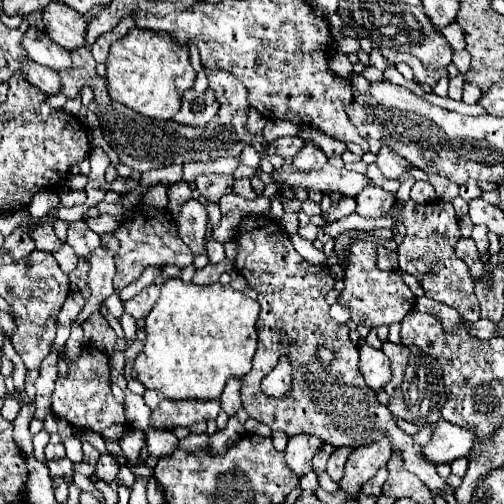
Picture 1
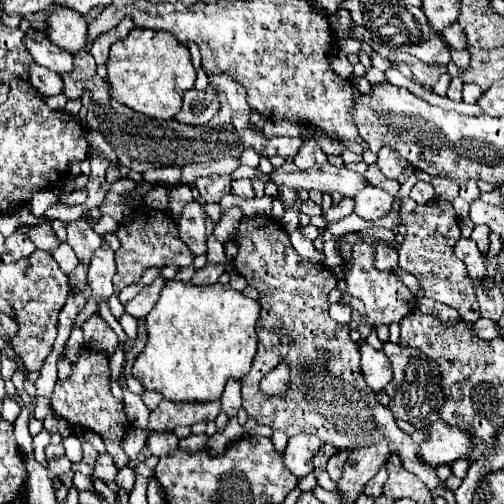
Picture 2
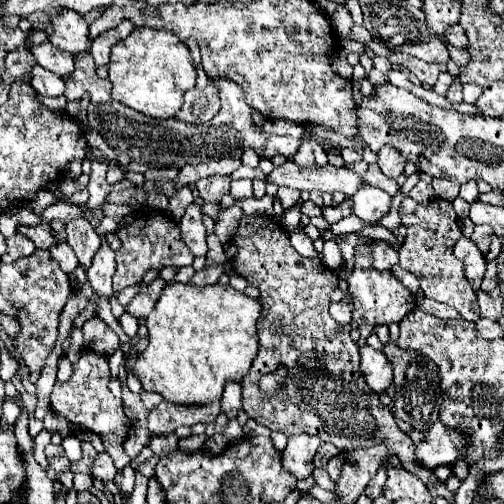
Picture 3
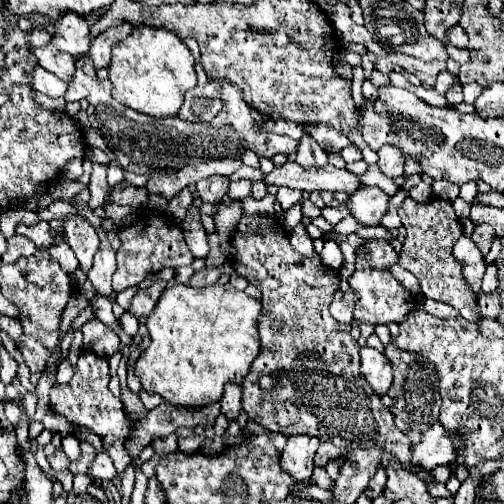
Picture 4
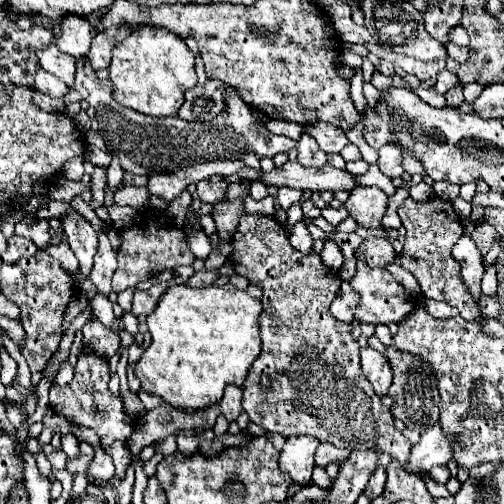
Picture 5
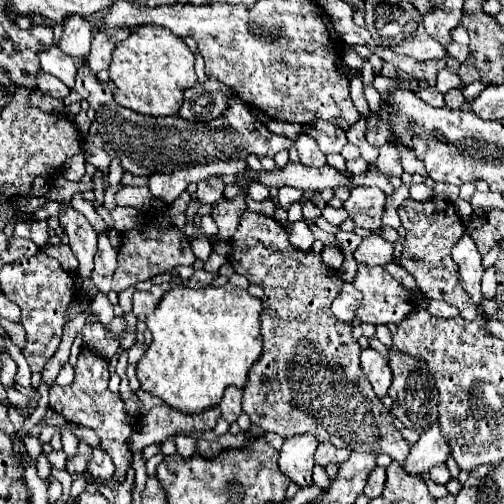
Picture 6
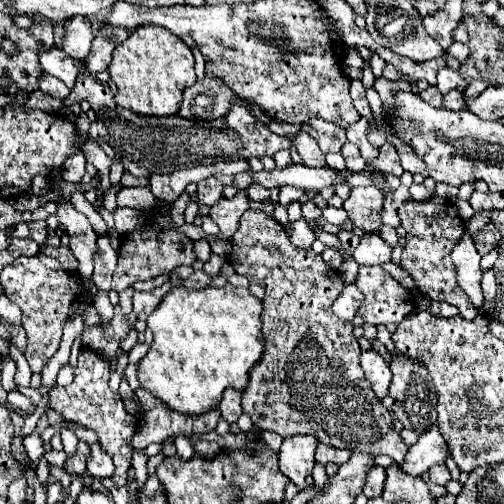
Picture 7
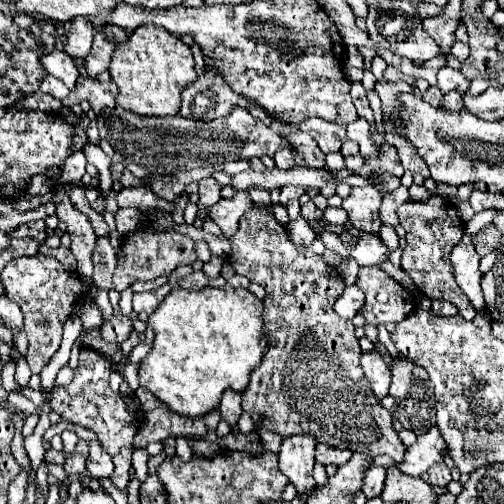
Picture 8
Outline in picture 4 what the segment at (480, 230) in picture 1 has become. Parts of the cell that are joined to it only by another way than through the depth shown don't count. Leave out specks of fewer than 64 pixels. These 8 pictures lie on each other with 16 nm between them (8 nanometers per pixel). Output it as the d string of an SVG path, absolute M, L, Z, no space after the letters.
M480 224L472 232L472 240L476 242L476 246L480 248L482 254L488 254L494 238L496 238L496 232L494 232L494 228L490 224Z

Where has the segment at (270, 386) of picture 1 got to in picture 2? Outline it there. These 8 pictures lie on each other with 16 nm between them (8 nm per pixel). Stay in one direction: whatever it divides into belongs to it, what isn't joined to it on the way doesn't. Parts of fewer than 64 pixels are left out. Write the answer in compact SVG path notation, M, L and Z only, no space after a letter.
M282 362L278 364L276 370L272 370L268 376L260 380L260 388L266 394L282 394L288 388L288 380L290 380L290 366Z

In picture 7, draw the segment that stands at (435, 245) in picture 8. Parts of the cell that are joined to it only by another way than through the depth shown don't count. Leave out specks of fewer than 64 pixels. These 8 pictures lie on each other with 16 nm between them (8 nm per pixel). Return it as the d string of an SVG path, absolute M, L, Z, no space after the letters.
M432 196L426 202L408 200L398 208L398 218L406 230L406 246L402 252L400 266L414 278L416 286L424 296L428 296L430 300L446 300L460 310L462 318L474 320L478 310L472 306L470 298L458 286L454 264L450 260L452 248L464 234L464 224L456 212L456 206L440 196Z

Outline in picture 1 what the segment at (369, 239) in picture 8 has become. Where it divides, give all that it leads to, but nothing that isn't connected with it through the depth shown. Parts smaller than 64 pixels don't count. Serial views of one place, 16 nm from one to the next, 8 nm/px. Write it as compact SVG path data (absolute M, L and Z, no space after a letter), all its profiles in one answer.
M376 246L376 264L380 270L394 270L398 266L396 250L388 250L384 246Z

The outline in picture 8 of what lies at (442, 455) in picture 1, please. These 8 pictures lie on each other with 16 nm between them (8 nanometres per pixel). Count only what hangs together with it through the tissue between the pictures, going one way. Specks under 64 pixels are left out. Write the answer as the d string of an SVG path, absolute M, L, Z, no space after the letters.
M432 426L426 434L418 436L418 440L406 450L404 460L396 462L396 468L406 476L422 476L432 464L442 462L442 452L446 444L436 426Z

